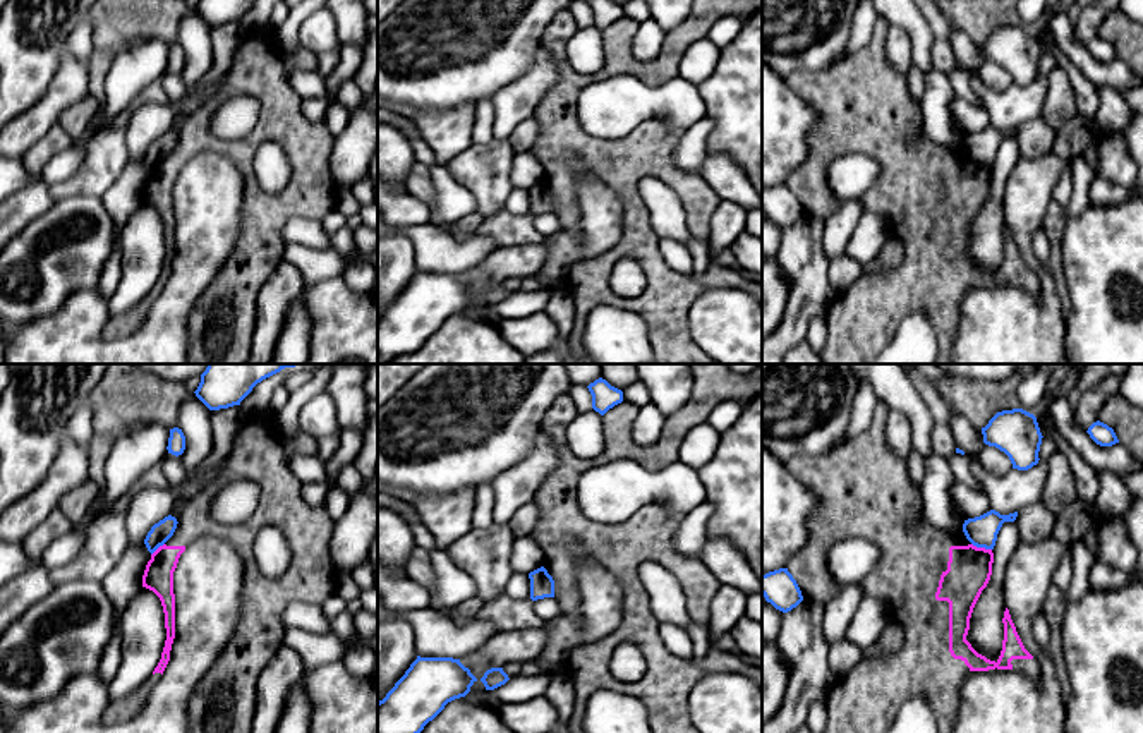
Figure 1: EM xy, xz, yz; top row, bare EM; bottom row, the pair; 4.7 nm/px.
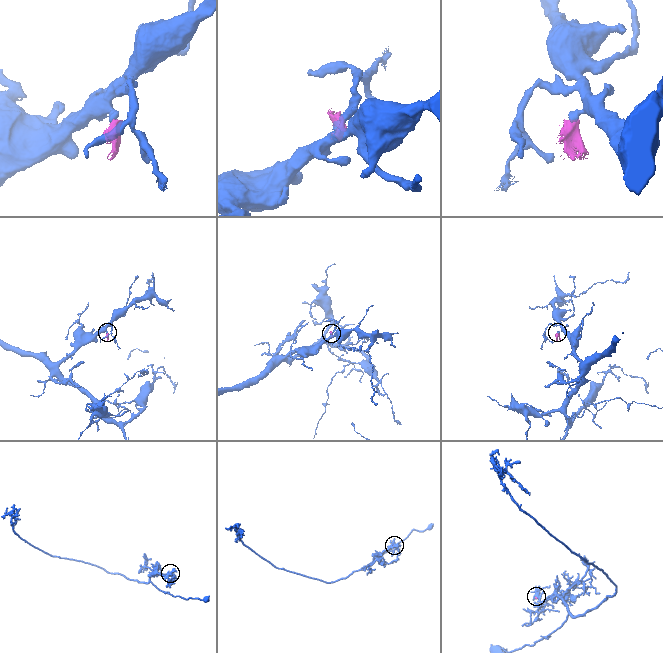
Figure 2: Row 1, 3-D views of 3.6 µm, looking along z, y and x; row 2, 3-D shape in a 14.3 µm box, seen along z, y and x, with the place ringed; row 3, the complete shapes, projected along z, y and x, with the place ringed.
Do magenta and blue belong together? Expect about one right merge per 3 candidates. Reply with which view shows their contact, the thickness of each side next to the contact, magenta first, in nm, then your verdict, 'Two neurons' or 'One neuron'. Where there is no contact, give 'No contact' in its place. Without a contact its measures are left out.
Touches magenta in yz. Thickness 200 nm (magenta) against 150 nm. Two neurons

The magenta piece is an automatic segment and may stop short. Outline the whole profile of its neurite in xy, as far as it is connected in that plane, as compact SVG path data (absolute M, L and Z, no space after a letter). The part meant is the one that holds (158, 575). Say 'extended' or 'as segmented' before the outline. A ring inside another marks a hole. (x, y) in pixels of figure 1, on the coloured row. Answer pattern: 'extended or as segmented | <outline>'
extended | M249 417L235 433L232 450L218 476L190 498L180 517L173 536L160 546L146 565L142 587L153 591L163 606L166 640L161 659L148 682L124 699L110 700L103 714L105 724L118 724L136 718L146 706L154 683L163 675L175 639L175 594L173 572L180 554L203 536L215 536L227 541L244 565L244 596L233 635L208 673L194 687L187 707L189 733L252 733L256 712L256 685L259 675L283 645L283 611L292 603L312 603L321 606L336 592L336 568L330 554L330 539L335 522L324 508L311 508L300 498L302 482L290 469L292 455L316 455L318 445L305 433L285 436L276 421ZM237 479L247 479L259 486L259 503L254 513L239 525L223 525L211 518L211 501L218 489ZM264 527L278 529L290 546L290 565L280 577L264 575L254 556L254 539Z

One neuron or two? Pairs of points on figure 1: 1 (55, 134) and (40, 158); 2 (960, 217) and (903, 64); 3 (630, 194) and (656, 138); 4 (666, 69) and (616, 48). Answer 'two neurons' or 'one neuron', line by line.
1: one neuron
2: two neurons
3: one neuron
4: one neuron

